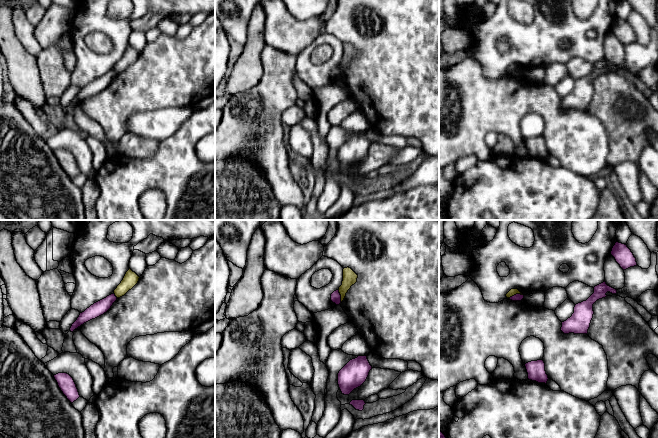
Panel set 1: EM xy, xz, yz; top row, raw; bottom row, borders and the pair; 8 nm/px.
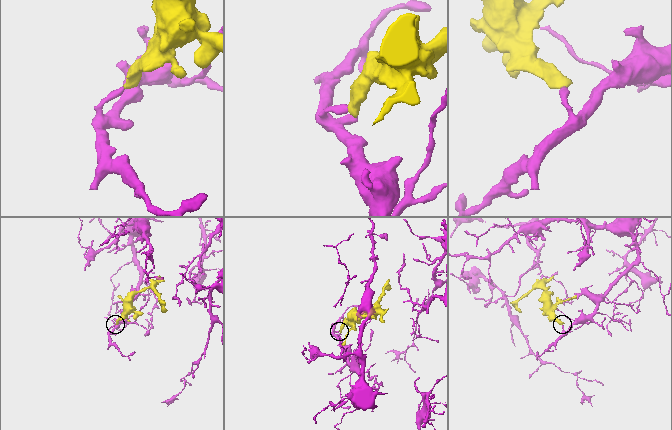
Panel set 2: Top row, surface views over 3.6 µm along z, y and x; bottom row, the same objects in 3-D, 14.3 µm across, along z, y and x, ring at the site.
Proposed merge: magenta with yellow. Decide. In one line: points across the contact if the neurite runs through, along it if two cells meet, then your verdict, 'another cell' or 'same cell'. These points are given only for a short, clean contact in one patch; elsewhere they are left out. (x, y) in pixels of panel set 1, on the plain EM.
border along yz (522, 70), (514, 70), (509, 74); another cell

